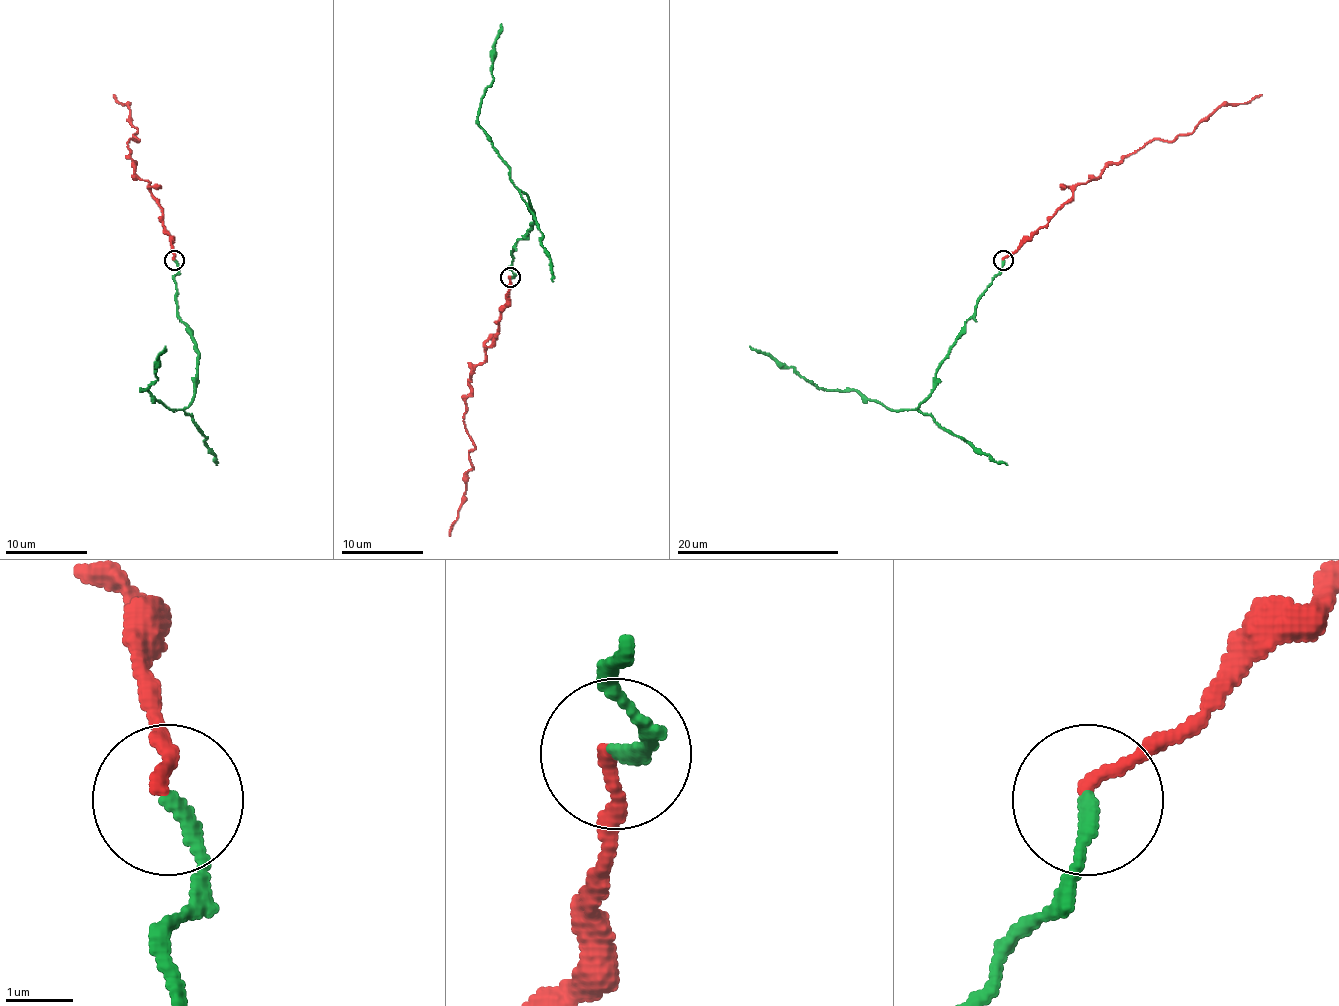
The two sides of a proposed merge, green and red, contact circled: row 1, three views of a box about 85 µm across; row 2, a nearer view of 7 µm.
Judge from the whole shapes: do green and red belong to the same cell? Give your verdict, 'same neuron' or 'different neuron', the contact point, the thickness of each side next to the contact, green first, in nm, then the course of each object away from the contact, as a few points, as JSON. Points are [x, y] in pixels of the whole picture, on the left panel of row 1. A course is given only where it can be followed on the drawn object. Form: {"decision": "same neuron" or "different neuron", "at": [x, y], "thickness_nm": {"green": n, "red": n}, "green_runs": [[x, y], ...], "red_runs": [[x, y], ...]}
{"decision": "different neuron", "at": [174, 260], "thickness_nm": {"green": 200, "red": 190}, "green_runs": [[175, 260], [177, 315], [197, 349], [197, 386], [185, 408], [171, 410], [142, 390], [156, 380], [164, 345]], "red_runs": [[175, 260], [162, 207], [150, 184], [134, 174], [128, 142], [138, 140], [128, 107], [114, 95]]}

